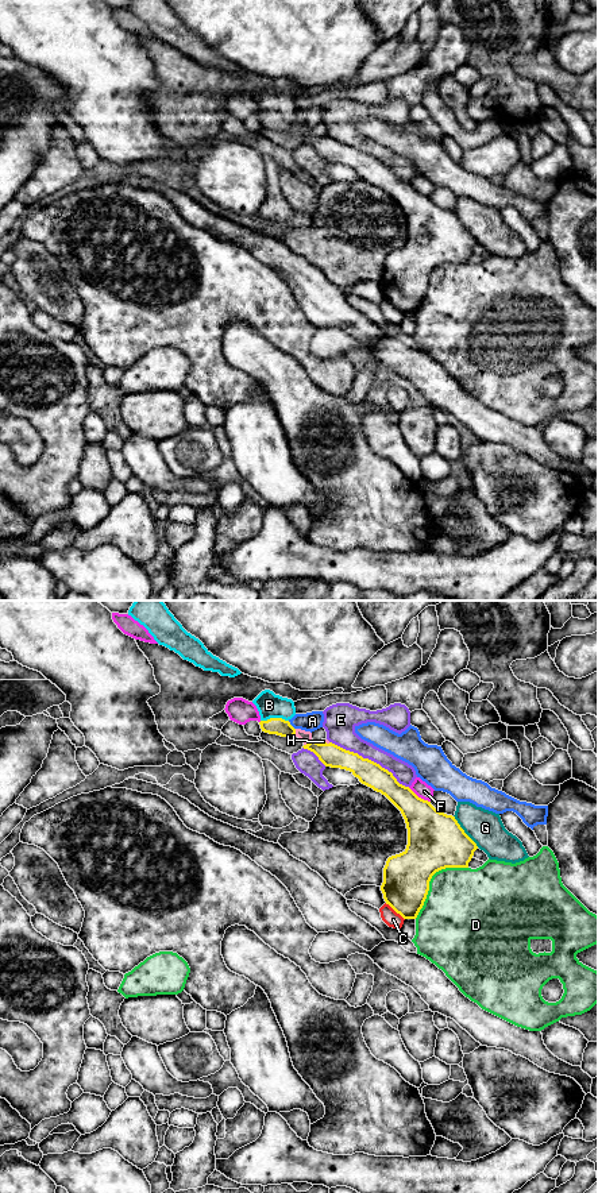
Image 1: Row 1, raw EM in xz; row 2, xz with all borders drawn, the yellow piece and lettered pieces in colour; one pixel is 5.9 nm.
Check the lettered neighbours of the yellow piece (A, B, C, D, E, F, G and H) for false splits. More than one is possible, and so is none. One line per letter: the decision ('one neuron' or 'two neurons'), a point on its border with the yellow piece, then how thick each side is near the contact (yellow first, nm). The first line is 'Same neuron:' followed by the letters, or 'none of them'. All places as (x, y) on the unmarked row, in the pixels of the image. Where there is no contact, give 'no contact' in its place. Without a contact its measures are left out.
Same neuron: B, H
A: two neurons; contact xz (290, 120); calibres 100 and 110 nm
B: one neuron; contact xz (274, 114); calibres 100 and 150 nm
C: two neurons; contact xz (394, 305); calibres 280 and 90 nm
D: two neurons; contact xz (429, 275); calibres 340 and 440 nm
E: two neurons; contact xz (370, 155); calibres 150 and 180 nm
F: two neurons; contact xz (417, 192); calibres 300 and 90 nm
G: two neurons; contact xz (463, 227); calibres 340 and 220 nm
H: one neuron; contact xz (309, 138); calibres 140 and 70 nm

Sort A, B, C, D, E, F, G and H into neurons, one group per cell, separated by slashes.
A / B H / C / D / E / F / G

